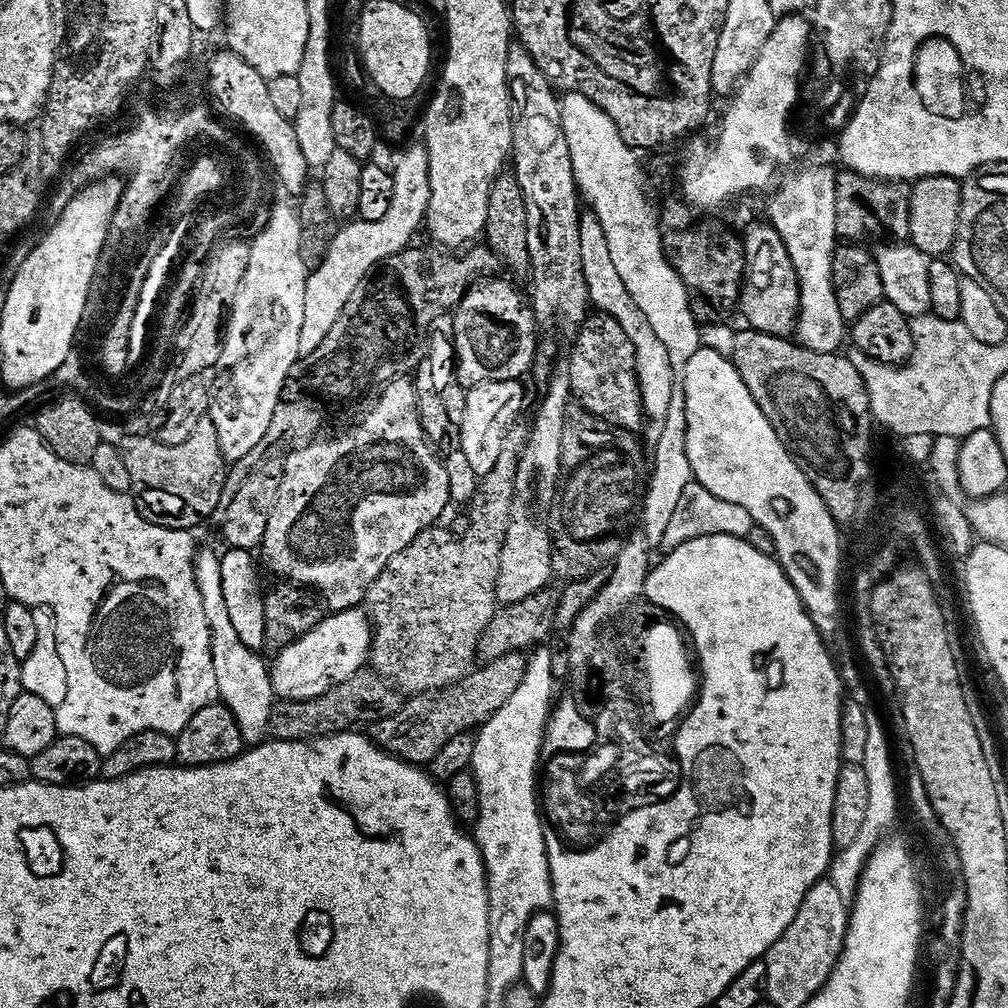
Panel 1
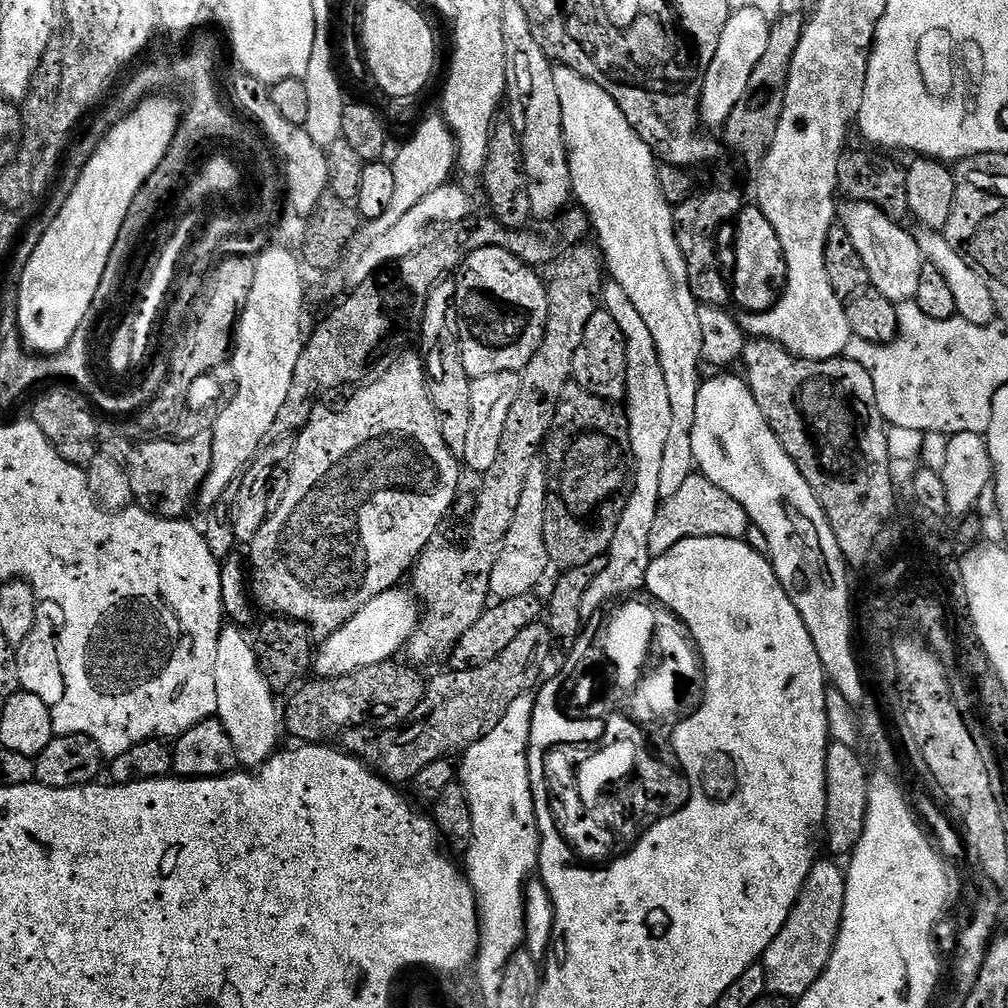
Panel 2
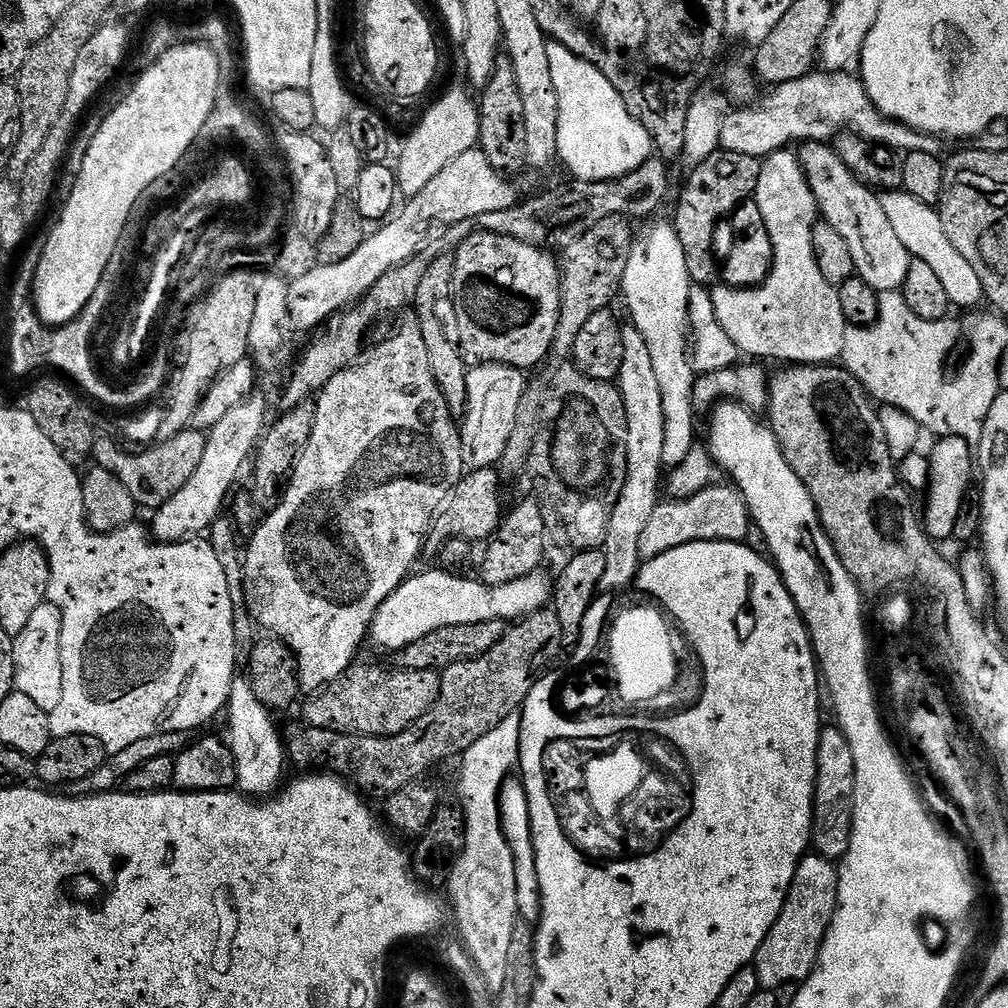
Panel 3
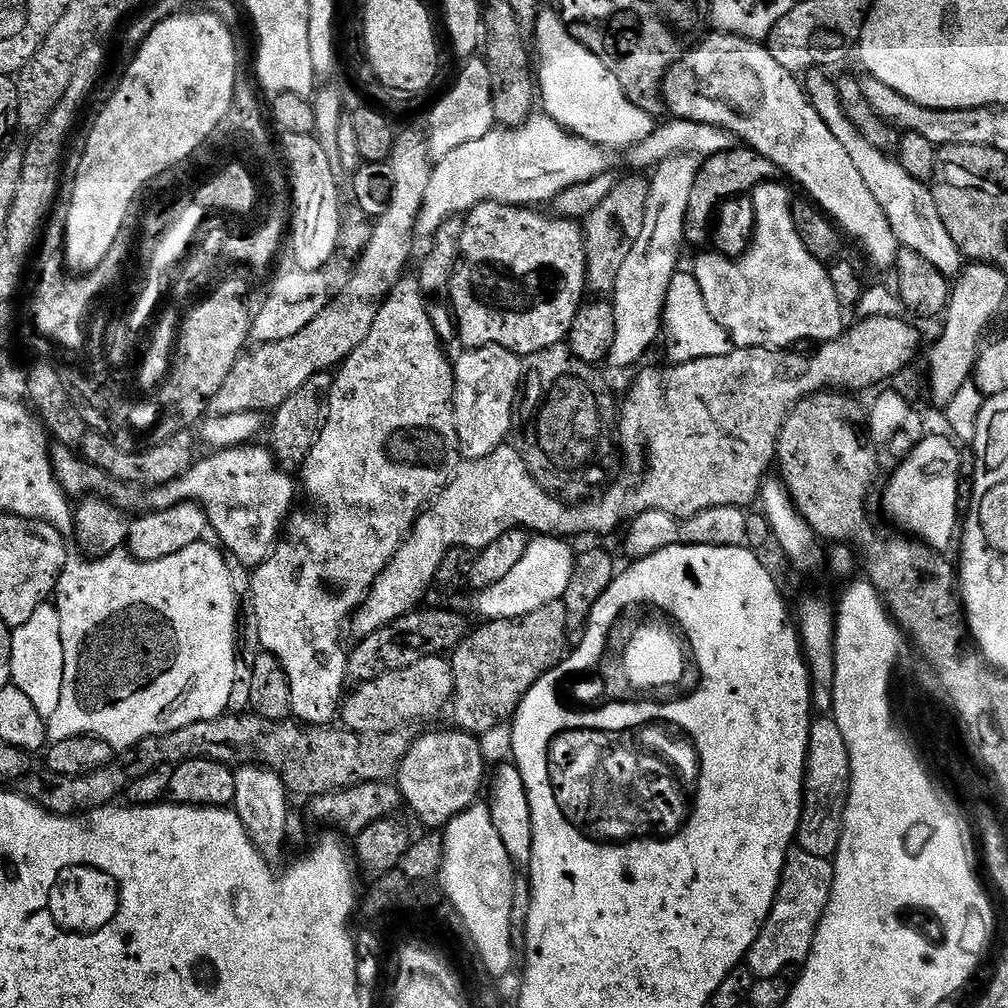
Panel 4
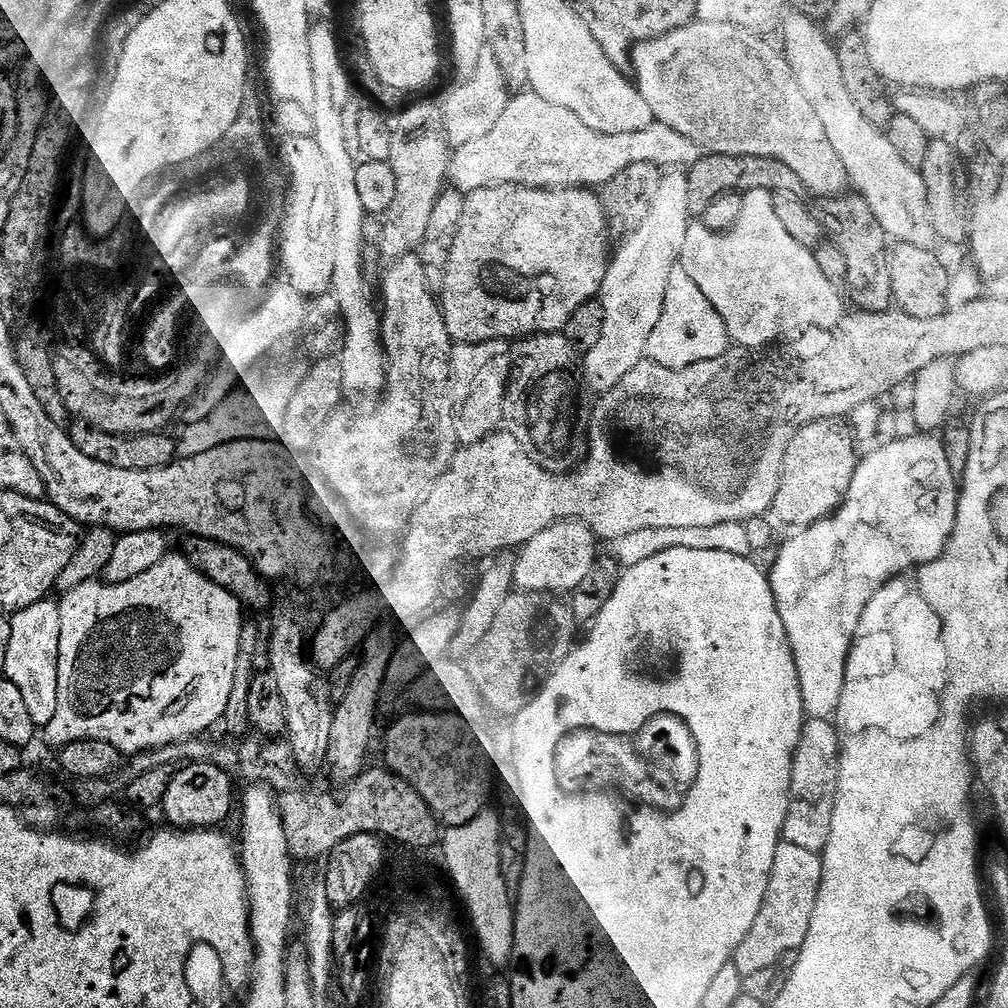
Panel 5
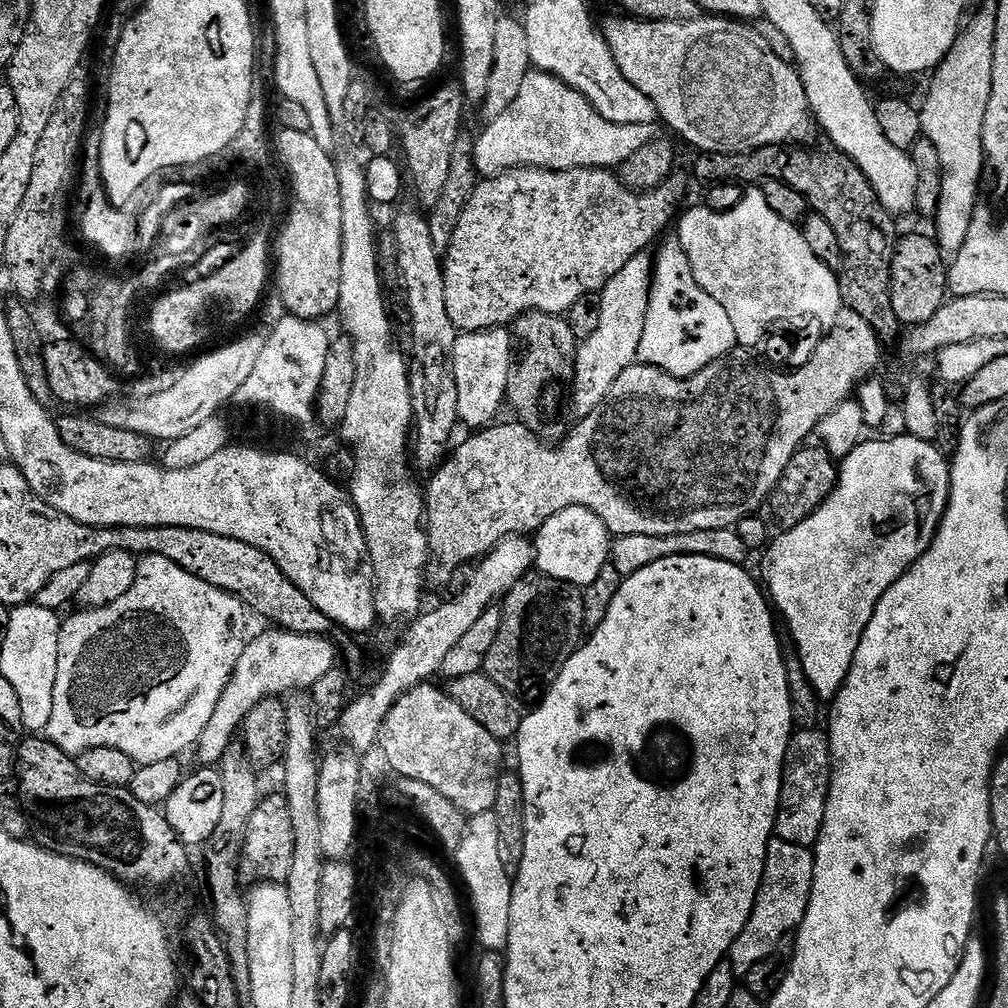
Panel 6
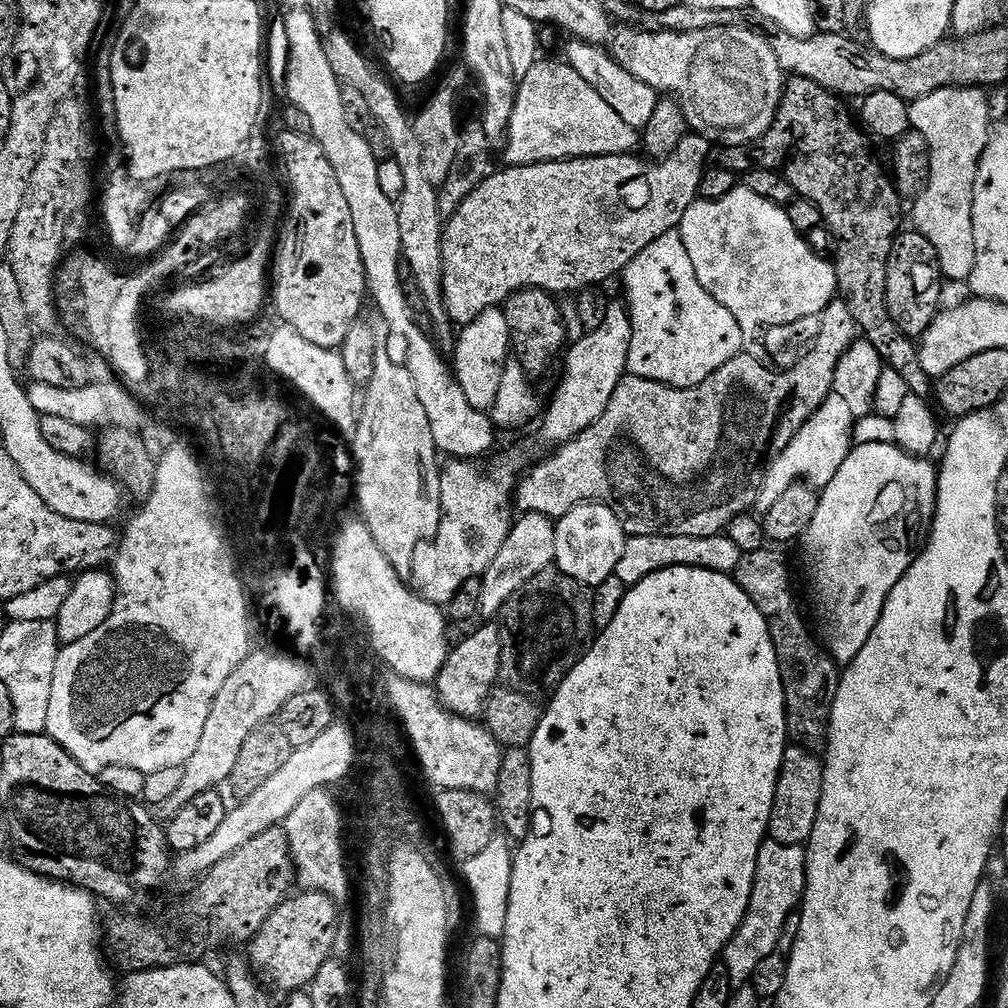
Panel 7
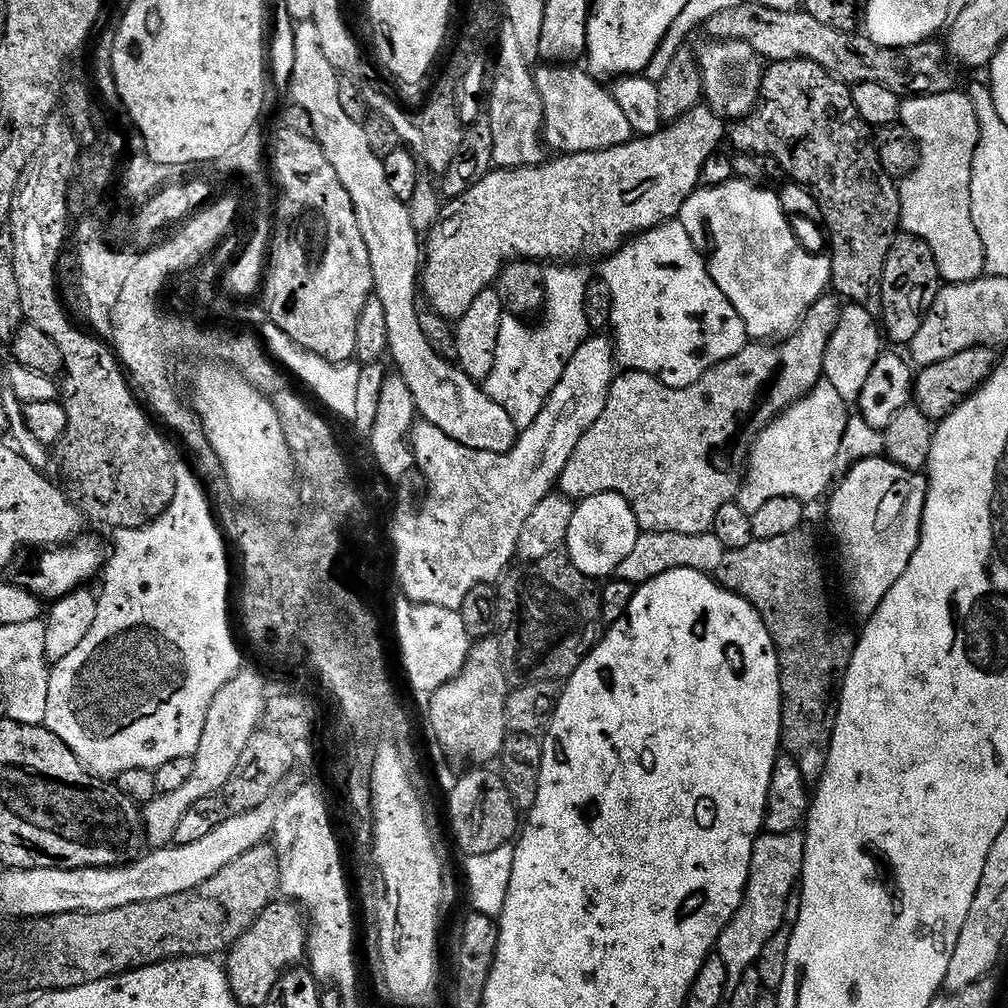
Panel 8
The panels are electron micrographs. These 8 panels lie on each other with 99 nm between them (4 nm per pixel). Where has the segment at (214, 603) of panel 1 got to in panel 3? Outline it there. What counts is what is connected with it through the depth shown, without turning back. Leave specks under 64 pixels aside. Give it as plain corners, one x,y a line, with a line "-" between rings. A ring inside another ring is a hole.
236,678
233,680
226,705
227,716
226,743
228,749
234,754
236,788
249,798
271,797
285,779
284,743
278,728
276,732
276,724
272,721
273,713
266,706
262,706
262,702
258,702
252,685
247,679

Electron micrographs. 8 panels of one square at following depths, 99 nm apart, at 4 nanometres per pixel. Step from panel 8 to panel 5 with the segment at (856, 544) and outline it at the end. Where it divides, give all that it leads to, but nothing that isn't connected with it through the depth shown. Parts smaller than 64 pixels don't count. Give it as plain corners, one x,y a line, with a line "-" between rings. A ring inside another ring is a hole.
919,434
912,438
906,438
905,440
899,438
895,440
889,440
887,442
881,443
881,445
881,448
874,449
873,452
865,458
865,460
863,457
863,459
861,459
859,463
857,463
856,469
854,470
854,482
850,482
850,490
846,494
846,498
842,502
842,506
839,508
839,510
833,516
826,517
826,519
824,519
822,522
818,522
817,524
815,524
814,526
810,526
809,528
799,529
799,531
797,531
795,534
792,534
792,537
790,537
789,540
781,546
780,553
778,553
776,556
776,561
773,562
772,568
770,567
772,593
774,594
774,598
776,599
778,614
782,618
782,626
786,630
788,641
790,642
792,653
794,654
794,662
796,663
796,669
798,670
800,689
802,690
802,698
804,699
804,710
805,713
807,713
807,715
813,720
832,720
838,714
838,702
842,702
842,686
846,686
846,662
848,661
848,655
850,654
852,643
854,642
854,638
856,637
858,622
862,622
862,613
866,611
866,605
868,605
868,603
870,602
870,598
874,598
874,594
878,594
878,590
882,590
882,586
886,586
887,584
889,584
890,581
894,579
894,577
905,575
906,573
913,571
917,567
929,564
932,561
939,560
940,556
945,550
945,546
948,544
949,538
952,536
954,522
957,518
957,502
959,500
960,488
954,480
953,471
950,470
949,459
946,458
946,450
944,449
944,442
939,435

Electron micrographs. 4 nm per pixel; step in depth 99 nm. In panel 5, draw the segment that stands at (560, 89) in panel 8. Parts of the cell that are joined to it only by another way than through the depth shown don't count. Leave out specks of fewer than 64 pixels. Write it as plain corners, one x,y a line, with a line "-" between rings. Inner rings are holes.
520,90
511,97
506,111
498,118
494,130
475,142
466,142
466,146
455,149
448,167
448,184
465,194
474,190
482,190
486,186
499,184
522,184
531,188
591,188
603,186
615,178
621,170
635,166
637,162
654,162
661,170
687,170
693,164
700,163
705,151
700,148
694,138
686,138
686,134
678,134
670,126
653,122
646,130
634,130
634,134
602,134
598,130
590,130
574,110
566,110
566,106
558,106
558,102
550,102
542,98
542,94
531,90

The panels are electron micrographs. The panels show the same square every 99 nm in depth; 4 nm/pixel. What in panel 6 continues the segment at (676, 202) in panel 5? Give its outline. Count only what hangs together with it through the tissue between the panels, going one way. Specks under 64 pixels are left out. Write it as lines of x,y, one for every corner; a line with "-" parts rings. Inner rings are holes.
648,254
630,258
630,262
626,262
626,266
622,266
622,270
618,270
618,274
614,274
603,292
599,293
602,315
598,317
598,330
594,330
590,338
579,341
574,352
576,373
570,393
570,408
577,412
577,417
583,418
598,410
610,394
610,386
618,382
618,374
637,363
650,302
653,263
653,257

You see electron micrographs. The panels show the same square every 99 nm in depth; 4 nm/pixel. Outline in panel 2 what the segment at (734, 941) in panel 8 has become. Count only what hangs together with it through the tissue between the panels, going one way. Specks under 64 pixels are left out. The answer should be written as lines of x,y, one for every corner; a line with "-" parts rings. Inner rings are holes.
817,859
798,894
796,905
790,910
790,918
786,918
786,926
778,930
778,938
774,938
774,942
770,942
764,951
762,963
771,995
789,998
804,996
806,990
818,982
830,962
830,954
842,926
848,877
845,869
836,865
839,863
835,859
827,859

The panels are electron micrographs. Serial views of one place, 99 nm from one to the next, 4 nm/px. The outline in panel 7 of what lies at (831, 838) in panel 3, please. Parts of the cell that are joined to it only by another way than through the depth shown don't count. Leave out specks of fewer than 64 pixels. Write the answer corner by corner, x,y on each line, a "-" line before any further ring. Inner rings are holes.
789,746
784,752
780,777
776,783
774,806
770,810
768,836
774,842
807,845
818,818
818,806
824,789
824,762
813,749

